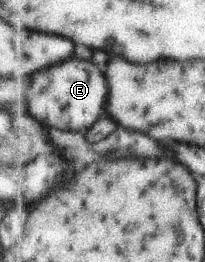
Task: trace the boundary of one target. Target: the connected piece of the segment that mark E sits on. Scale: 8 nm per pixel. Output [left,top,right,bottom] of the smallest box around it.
[29,58,109,132]

